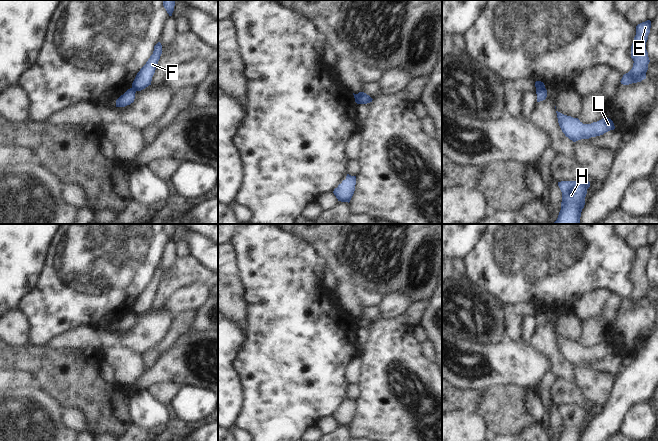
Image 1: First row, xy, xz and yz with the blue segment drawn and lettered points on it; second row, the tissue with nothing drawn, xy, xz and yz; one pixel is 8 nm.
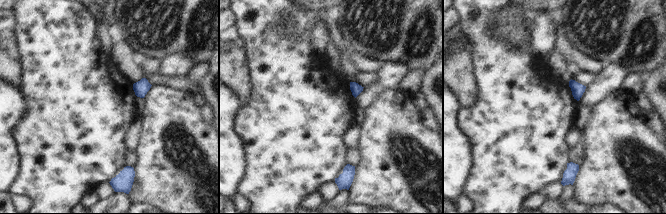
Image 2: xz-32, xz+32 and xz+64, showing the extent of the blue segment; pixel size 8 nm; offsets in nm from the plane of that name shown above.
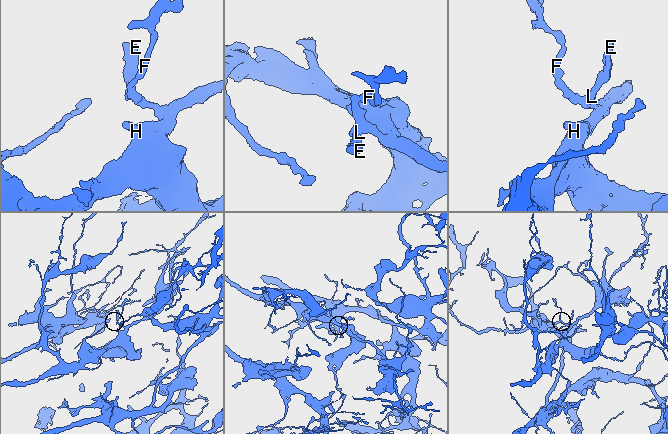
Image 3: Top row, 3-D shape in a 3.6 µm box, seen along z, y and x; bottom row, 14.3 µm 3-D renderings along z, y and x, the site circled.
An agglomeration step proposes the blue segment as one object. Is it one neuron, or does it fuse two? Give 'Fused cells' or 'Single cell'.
Fused cells.

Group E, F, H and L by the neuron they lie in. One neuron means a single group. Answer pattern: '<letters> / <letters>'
E H L / F

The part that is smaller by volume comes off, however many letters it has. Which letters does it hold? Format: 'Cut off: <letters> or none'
Cut off: F.

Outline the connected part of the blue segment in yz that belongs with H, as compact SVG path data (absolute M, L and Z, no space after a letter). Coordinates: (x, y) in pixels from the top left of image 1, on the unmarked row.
M561 405L558 410L562 416L561 434L558 441L581 441L585 429L585 421L590 406Z

